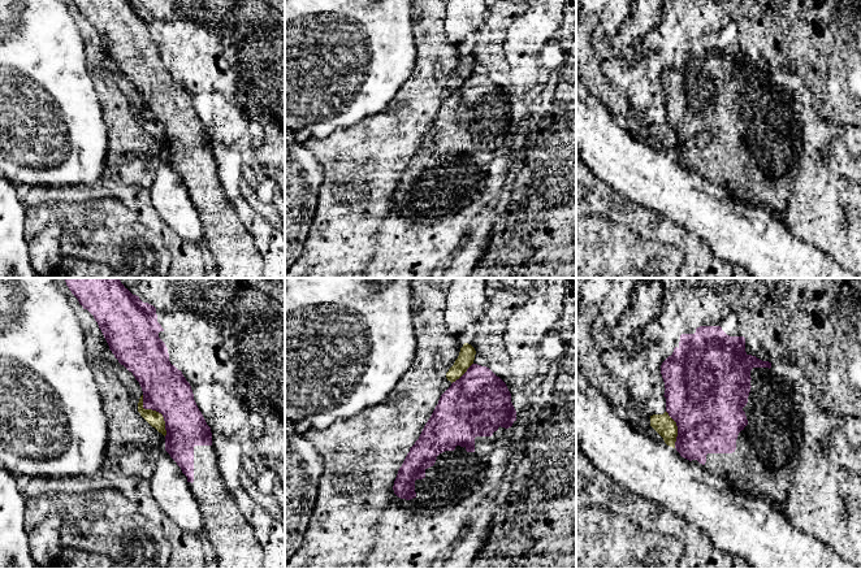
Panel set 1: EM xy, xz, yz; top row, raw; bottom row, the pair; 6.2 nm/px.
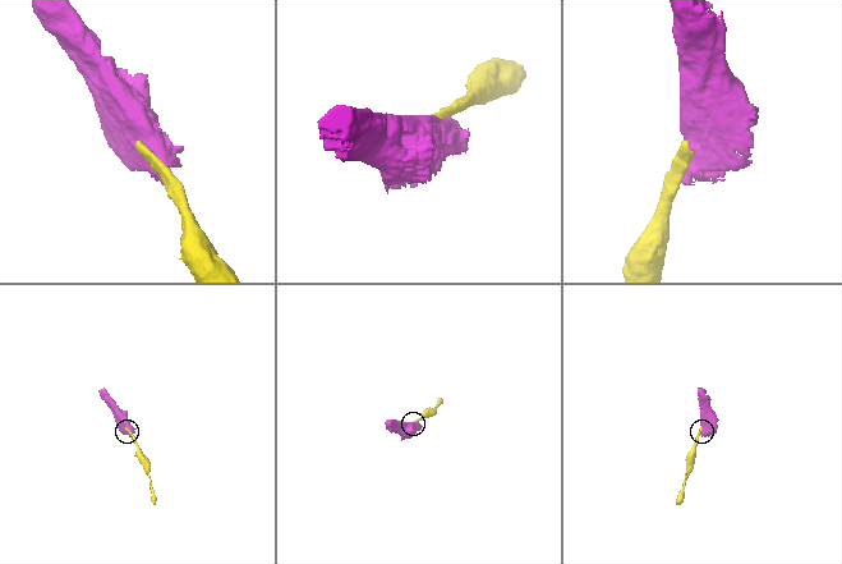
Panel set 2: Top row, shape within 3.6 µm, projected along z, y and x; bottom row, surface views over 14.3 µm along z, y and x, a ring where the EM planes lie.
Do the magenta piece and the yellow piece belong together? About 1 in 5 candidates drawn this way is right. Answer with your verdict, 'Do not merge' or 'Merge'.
Do not merge

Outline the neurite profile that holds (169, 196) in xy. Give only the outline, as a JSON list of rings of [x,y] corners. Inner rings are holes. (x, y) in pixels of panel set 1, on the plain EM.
[[[166,160],[153,175],[151,203],[159,217],[182,239],[192,243],[203,239],[202,222],[191,196]]]

